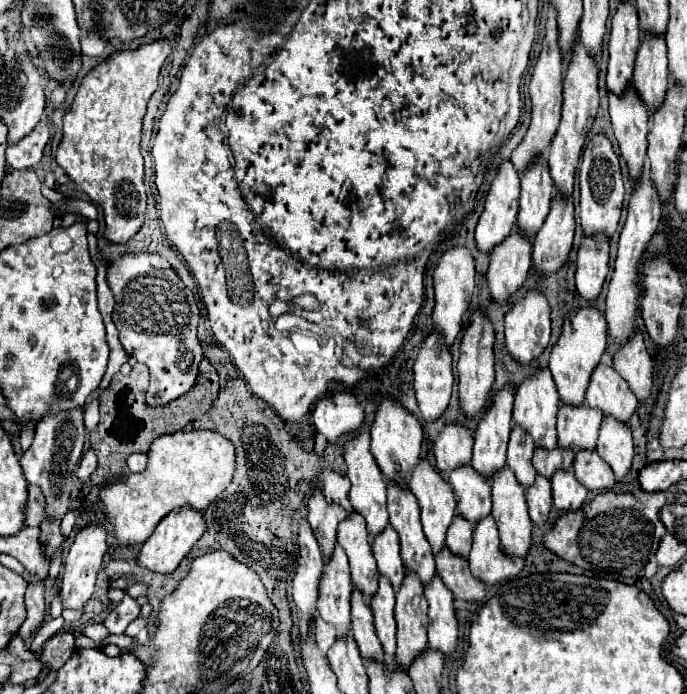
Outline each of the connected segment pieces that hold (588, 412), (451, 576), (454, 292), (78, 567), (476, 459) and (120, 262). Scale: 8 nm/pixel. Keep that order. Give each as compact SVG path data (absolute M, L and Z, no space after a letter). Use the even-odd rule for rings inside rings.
M561 405L557 413L557 435L561 449L593 451L597 447L597 431L601 427L603 413L591 407L567 407Z
M447 547L435 557L437 575L453 593L455 601L483 601L485 585L477 581L469 571L469 561L465 557L453 555Z
M451 249L447 251L433 273L435 283L435 309L433 309L433 325L441 331L445 345L451 347L461 333L463 315L469 309L473 289L475 289L475 261L467 249Z
M93 521L87 527L83 527L81 531L77 531L77 537L65 557L65 569L63 569L63 585L61 585L61 597L63 597L63 607L83 607L91 593L93 593L93 585L95 585L95 577L97 571L101 569L103 563L103 555L107 551L107 529Z
M505 387L495 395L491 409L487 409L475 431L471 467L485 479L491 479L505 467L505 451L511 435L511 411L513 389Z
M129 251L123 253L117 261L111 263L107 269L107 279L109 287L115 293L115 309L113 309L113 321L119 331L119 341L125 347L129 355L133 355L139 363L145 363L151 371L151 385L147 391L147 405L157 407L157 405L167 405L173 399L185 395L197 379L197 367L203 357L203 347L197 339L197 325L199 325L199 305L185 289L185 283L181 277L175 273L175 269L157 253L147 253L147 251Z

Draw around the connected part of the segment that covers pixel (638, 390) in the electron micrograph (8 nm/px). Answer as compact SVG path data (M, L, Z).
M637 331L629 343L613 355L613 369L623 375L629 383L629 389L635 393L639 401L651 397L653 389L653 361L647 353L641 333Z

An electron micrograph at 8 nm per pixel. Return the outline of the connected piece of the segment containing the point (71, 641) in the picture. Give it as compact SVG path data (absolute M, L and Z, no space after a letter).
M63 629L45 643L41 661L51 663L51 669L57 671L69 659L69 655L73 655L73 651L75 651L75 637L69 629Z

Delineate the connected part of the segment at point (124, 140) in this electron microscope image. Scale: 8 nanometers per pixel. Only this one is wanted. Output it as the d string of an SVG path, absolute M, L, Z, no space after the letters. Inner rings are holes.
M169 39L143 43L131 51L115 51L83 77L75 101L63 117L63 139L55 159L65 169L65 173L77 183L77 187L85 191L93 199L93 203L103 207L103 215L107 223L105 237L113 243L127 243L143 225L147 195L143 185L143 155L139 149L141 125L143 125L147 101L157 89L159 71L163 61L169 57L169 53L171 53Z

